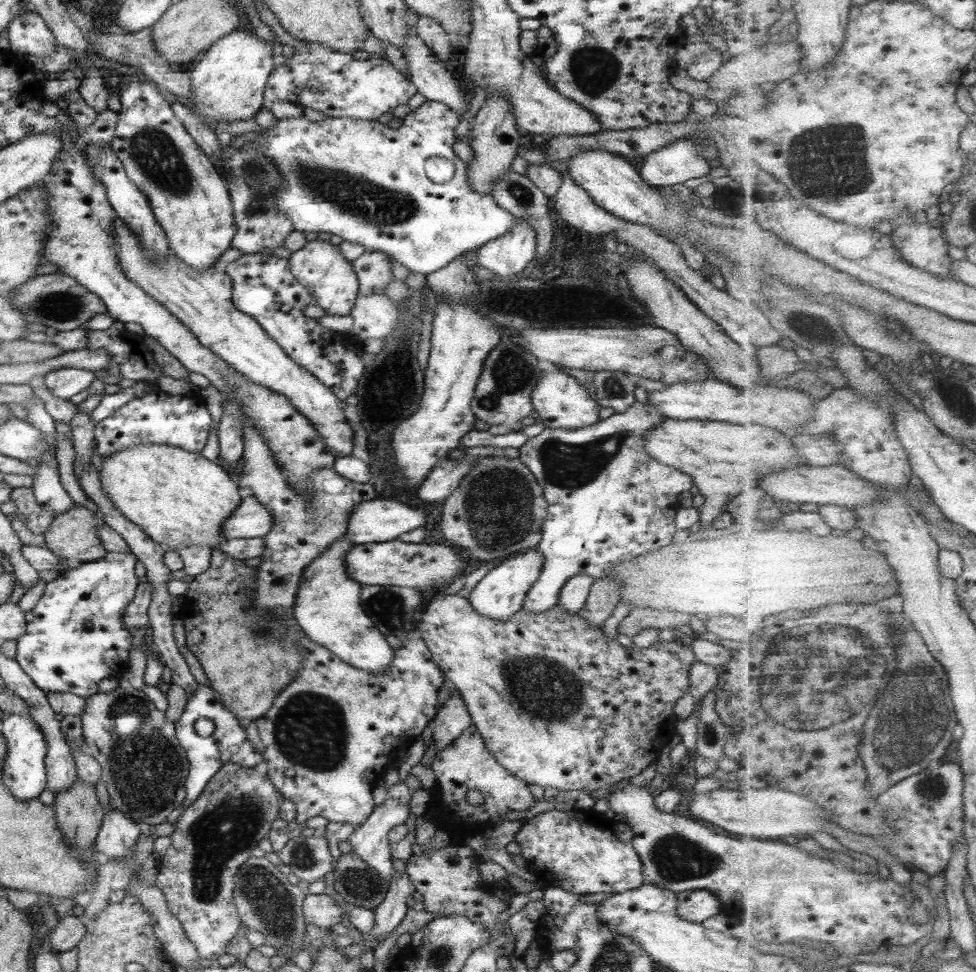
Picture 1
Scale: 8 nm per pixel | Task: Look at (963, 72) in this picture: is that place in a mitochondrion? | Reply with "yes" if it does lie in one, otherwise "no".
no

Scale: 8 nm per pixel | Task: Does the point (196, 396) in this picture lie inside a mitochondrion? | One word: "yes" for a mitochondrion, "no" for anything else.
no

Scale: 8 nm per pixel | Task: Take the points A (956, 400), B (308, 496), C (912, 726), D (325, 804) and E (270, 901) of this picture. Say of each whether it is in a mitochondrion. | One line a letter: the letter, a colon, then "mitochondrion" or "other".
A: mitochondrion
B: other
C: mitochondrion
D: other
E: mitochondrion

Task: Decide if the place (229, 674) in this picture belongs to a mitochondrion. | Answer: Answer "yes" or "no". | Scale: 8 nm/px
no

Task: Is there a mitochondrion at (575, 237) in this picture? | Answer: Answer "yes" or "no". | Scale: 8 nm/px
no

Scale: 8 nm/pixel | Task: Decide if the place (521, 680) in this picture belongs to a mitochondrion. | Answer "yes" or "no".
yes

